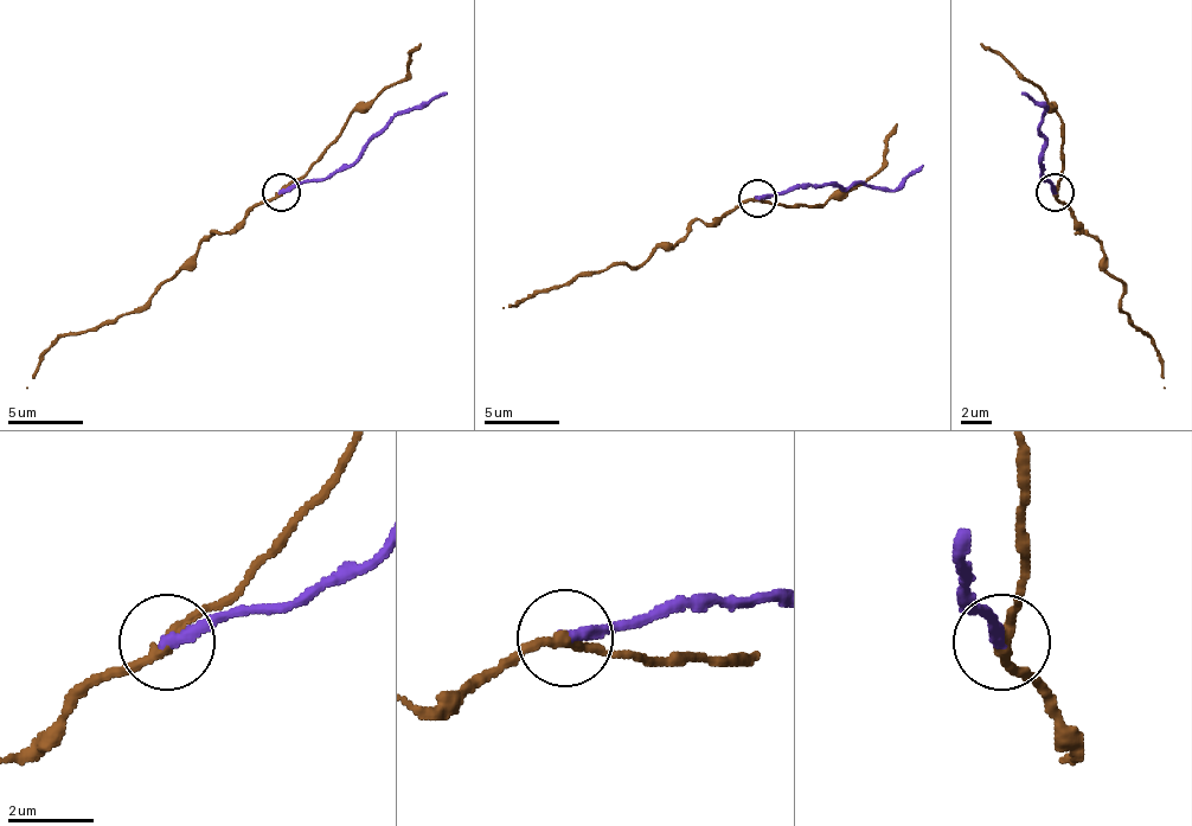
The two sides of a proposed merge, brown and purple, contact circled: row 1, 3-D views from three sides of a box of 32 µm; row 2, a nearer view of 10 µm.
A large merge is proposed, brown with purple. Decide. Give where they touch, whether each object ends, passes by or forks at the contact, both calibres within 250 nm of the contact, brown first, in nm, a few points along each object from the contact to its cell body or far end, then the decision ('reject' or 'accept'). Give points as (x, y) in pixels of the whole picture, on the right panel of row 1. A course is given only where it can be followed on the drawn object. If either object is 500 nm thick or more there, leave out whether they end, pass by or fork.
at (1055, 192); brown passes by; purple ends there; 240 nm thick on the brown side, 280 nm on the other; brown runs (1053, 191), (1081, 224), (1076, 232), (1100, 243), (1103, 266), (1122, 285), (1122, 307), (1164, 364), (1164, 386); purple runs (1053, 191), (1043, 172), (1039, 123), (1046, 108), (1020, 93); reject

